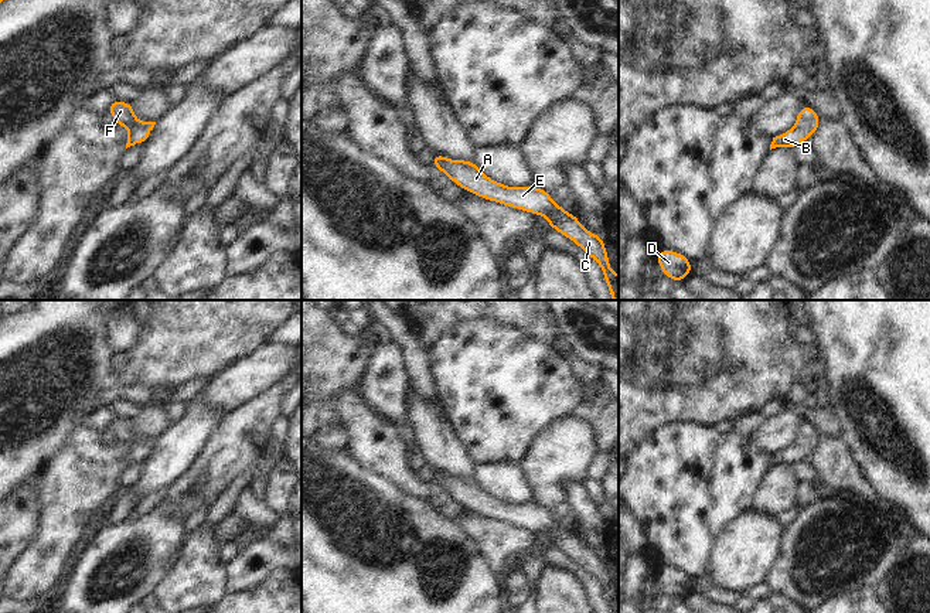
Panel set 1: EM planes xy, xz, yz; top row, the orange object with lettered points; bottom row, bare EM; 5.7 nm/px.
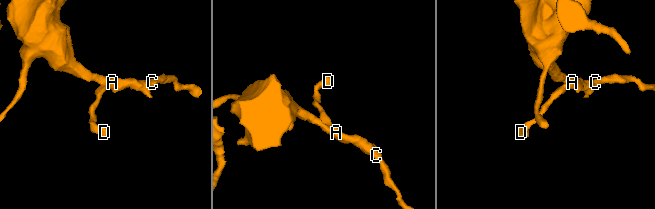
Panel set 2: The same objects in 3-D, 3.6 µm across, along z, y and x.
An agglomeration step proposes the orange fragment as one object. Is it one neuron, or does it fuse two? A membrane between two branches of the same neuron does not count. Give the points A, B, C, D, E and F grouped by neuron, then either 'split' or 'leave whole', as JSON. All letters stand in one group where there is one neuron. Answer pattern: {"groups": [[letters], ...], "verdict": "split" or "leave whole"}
{"groups": [["A", "B", "C", "D", "E", "F"]], "verdict": "leave whole"}

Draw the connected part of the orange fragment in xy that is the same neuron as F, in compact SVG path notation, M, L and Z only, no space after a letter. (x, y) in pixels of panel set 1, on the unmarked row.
M113 416L108 428L115 440L120 445L129 445L126 466L134 462L143 462L151 452L156 439L140 439L134 433L134 426L132 419L120 419Z

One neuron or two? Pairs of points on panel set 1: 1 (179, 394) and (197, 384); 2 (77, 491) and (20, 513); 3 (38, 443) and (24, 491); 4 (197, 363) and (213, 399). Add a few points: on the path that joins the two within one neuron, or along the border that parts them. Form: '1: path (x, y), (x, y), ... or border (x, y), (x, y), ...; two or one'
1: path (183, 392), (193, 387); one
2: border (38, 474), (38, 517), (36, 533), (30, 538); two
3: border (37, 473), (14, 490); two
4: border (239, 358), (211, 377); two

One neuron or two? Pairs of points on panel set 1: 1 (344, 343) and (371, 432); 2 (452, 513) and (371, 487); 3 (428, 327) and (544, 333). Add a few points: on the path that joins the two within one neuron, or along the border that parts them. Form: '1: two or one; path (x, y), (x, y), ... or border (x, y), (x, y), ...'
1: two; border (354, 385), (334, 392), (330, 405), (336, 415)
2: two; border (406, 493), (423, 497), (455, 523)
3: one; path (456, 314), (515, 314)

